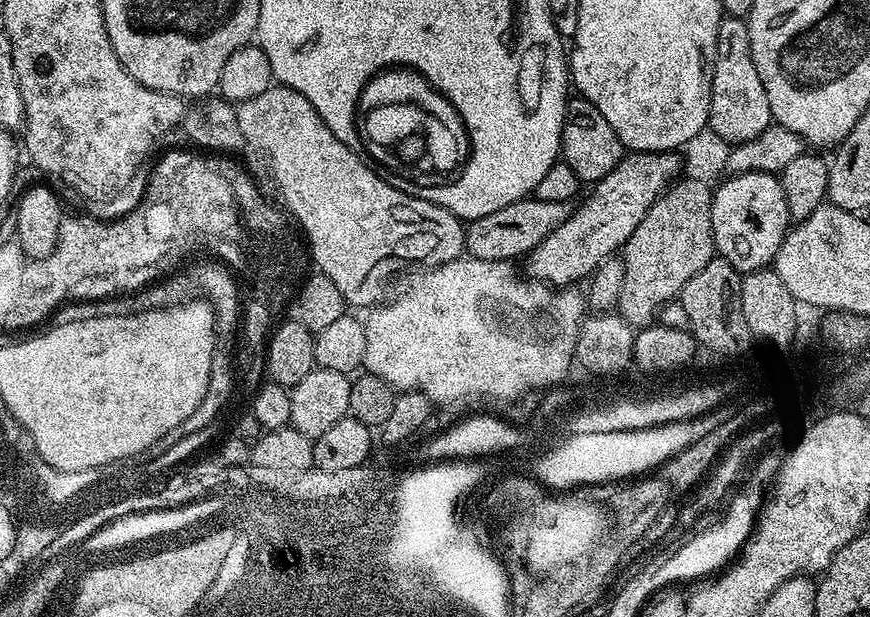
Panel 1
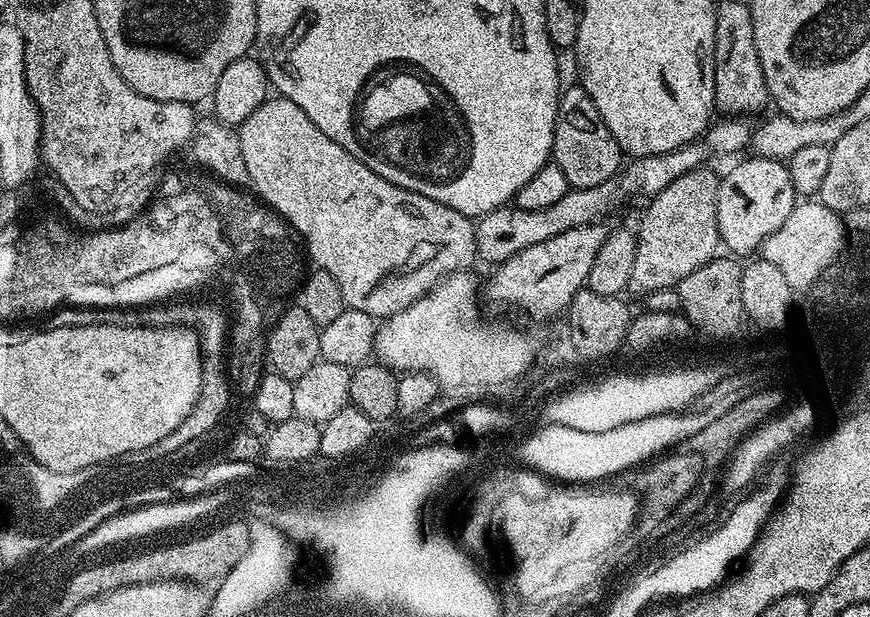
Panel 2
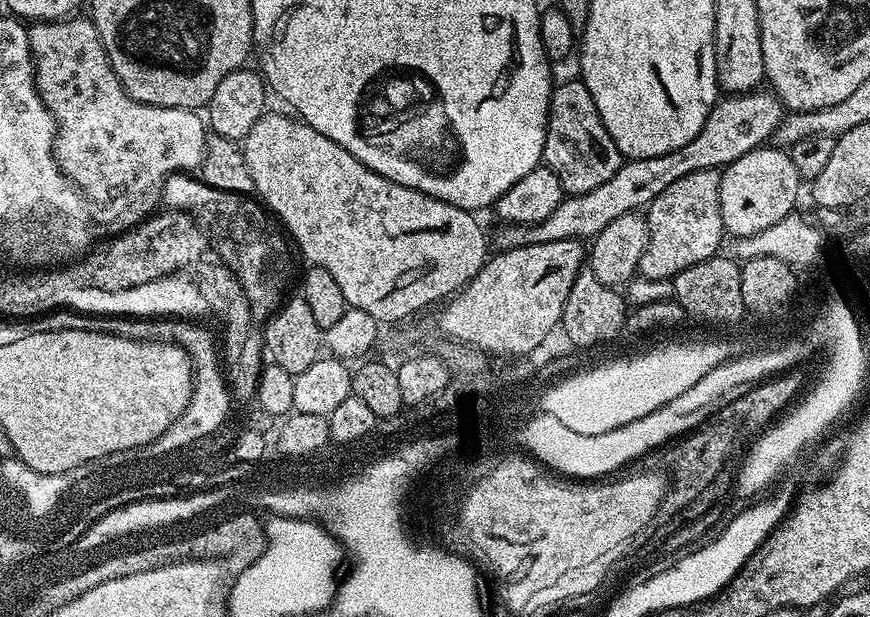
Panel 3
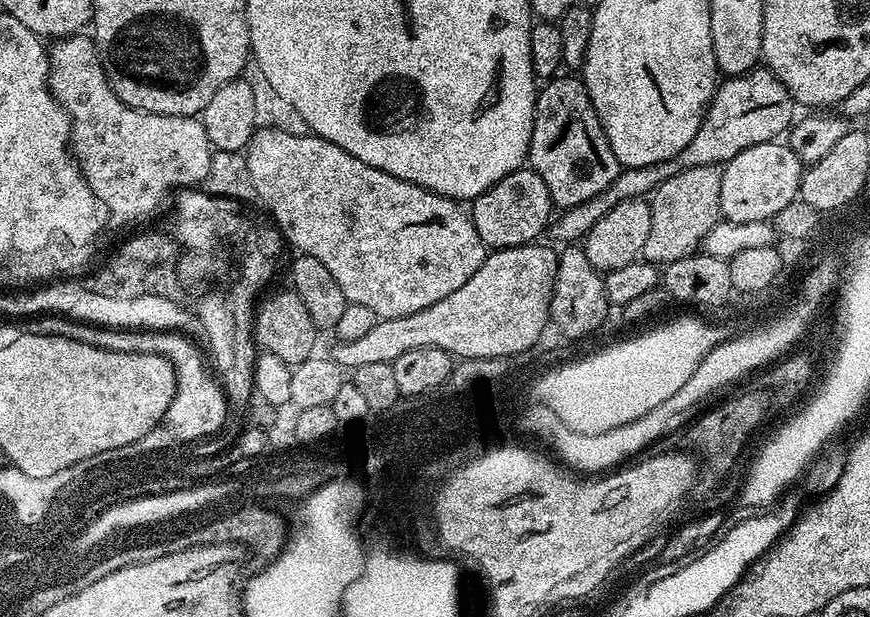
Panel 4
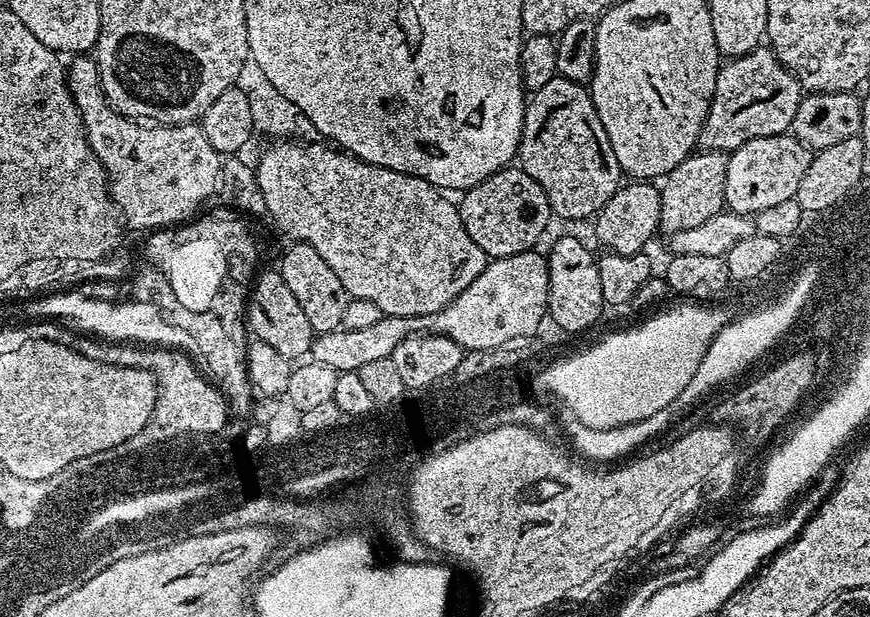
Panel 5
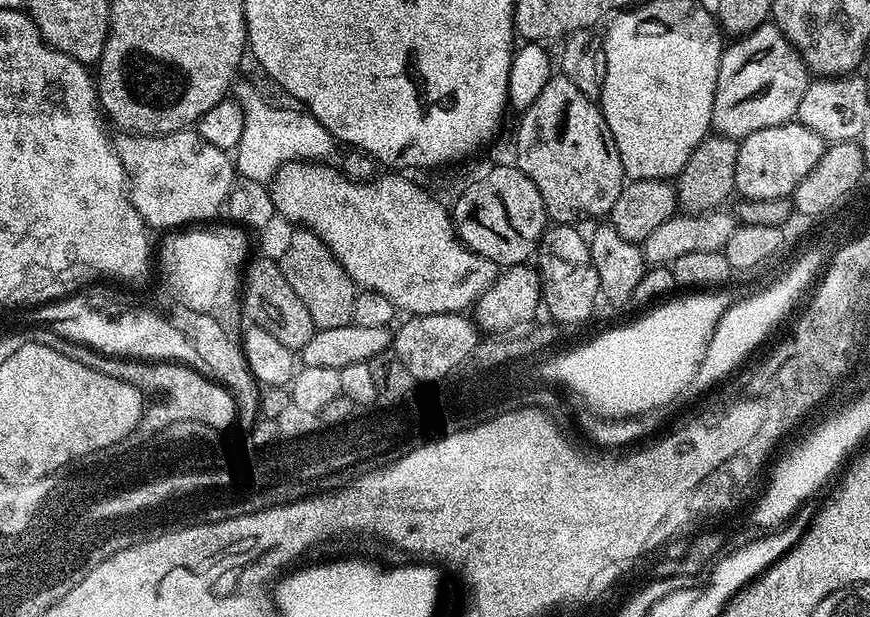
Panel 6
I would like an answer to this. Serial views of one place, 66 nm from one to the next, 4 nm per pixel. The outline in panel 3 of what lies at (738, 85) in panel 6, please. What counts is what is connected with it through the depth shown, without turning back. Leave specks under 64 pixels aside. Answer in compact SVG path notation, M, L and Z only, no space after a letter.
M757 90L725 95L717 99L702 130L698 130L698 134L694 134L694 138L690 138L686 146L658 158L625 159L614 178L602 182L602 186L586 194L565 195L564 201L554 210L554 214L542 218L542 222L529 225L501 223L500 229L494 234L491 233L491 247L496 252L505 252L527 244L563 240L584 242L594 238L602 230L606 230L606 226L610 226L614 218L620 218L627 212L636 212L651 204L654 198L658 198L658 194L662 194L662 190L666 190L666 186L678 182L678 178L686 178L686 174L694 170L723 169L742 158L742 154L750 154L750 150L767 145L773 139L781 119L781 102L771 91Z

